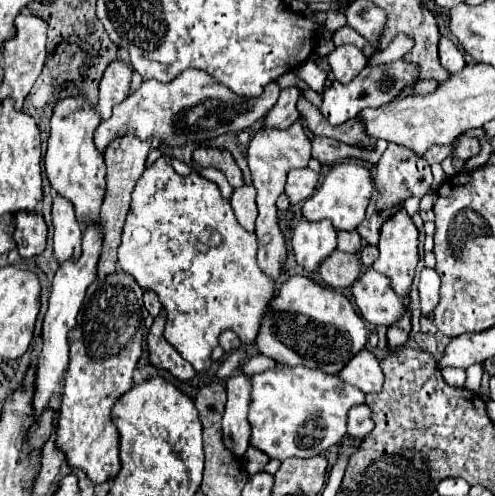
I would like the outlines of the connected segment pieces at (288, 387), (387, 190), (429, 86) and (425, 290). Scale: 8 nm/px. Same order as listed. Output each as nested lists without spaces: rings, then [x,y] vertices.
[[[277,362],[275,368],[251,376],[251,402],[247,414],[251,424],[249,446],[279,462],[287,458],[311,458],[325,454],[347,436],[349,408],[363,402],[365,394],[355,386],[341,382],[335,374],[329,376],[323,370],[285,366]]]
[[[389,144],[377,162],[373,184],[375,184],[375,190],[379,192],[379,196],[375,200],[375,212],[381,212],[381,210],[387,210],[393,206],[401,206],[411,196],[423,198],[431,190],[433,174],[431,174],[429,164],[423,158],[419,158],[413,150],[409,150],[405,146]]]
[[[421,80],[417,86],[415,86],[415,90],[411,90],[411,92],[405,92],[405,94],[401,94],[399,98],[405,98],[405,96],[409,96],[409,94],[427,94],[427,92],[433,92],[435,88],[437,88],[437,80]]]
[[[433,268],[421,270],[419,296],[421,296],[421,312],[423,312],[423,316],[429,318],[439,302],[439,276]]]

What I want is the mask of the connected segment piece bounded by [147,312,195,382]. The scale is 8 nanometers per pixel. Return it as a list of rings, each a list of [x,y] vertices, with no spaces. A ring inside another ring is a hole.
[[[161,312],[147,336],[147,346],[149,346],[149,362],[155,368],[167,370],[171,376],[175,376],[181,382],[189,382],[195,376],[193,366],[189,366],[187,360],[179,356],[179,352],[163,338],[163,326],[165,326],[165,312]]]

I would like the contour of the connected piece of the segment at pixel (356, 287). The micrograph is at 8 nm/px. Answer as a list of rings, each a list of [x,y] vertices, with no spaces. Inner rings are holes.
[[[373,268],[365,270],[355,280],[351,292],[361,318],[375,326],[391,326],[405,312],[403,298],[393,292],[389,278]]]

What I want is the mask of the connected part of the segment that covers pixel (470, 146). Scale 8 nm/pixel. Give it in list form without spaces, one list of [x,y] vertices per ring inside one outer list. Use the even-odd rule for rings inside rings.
[[[461,134],[453,140],[453,150],[451,150],[451,158],[461,158],[461,160],[469,160],[475,154],[479,154],[479,140],[467,134]]]

